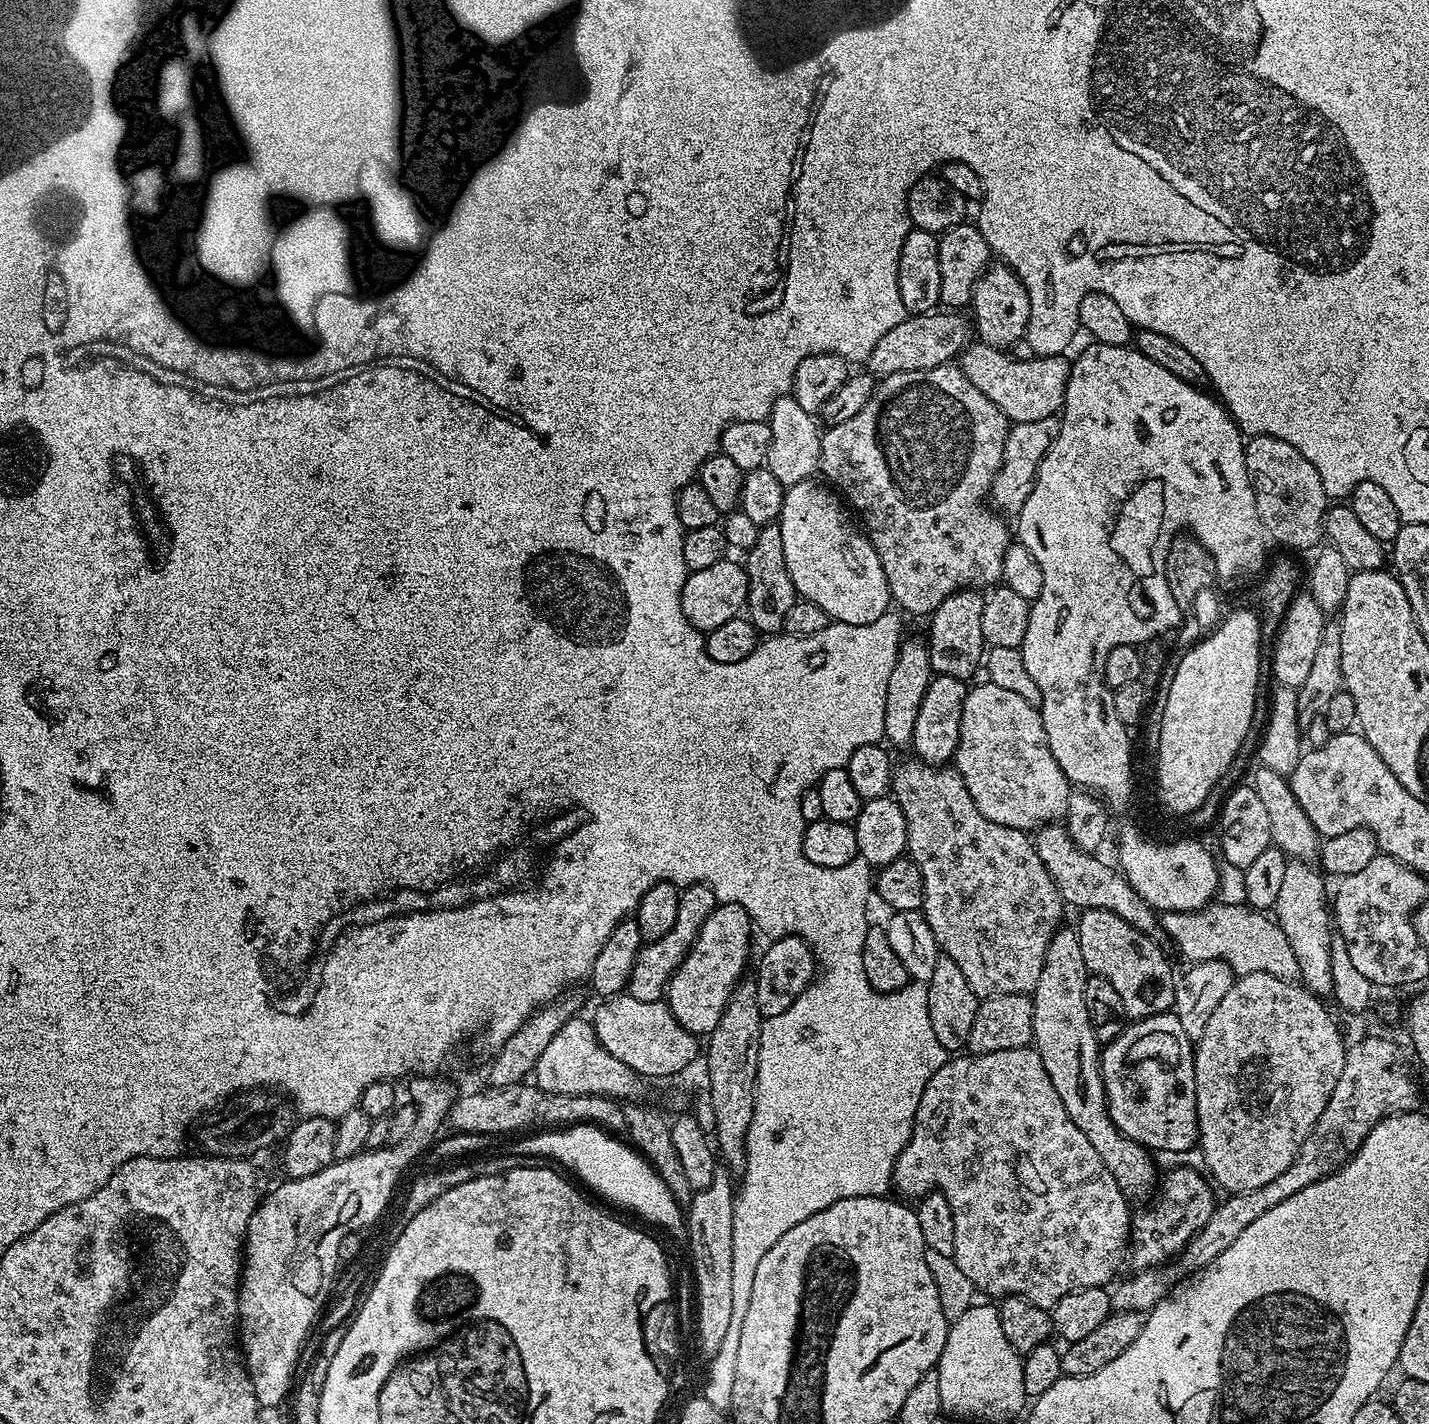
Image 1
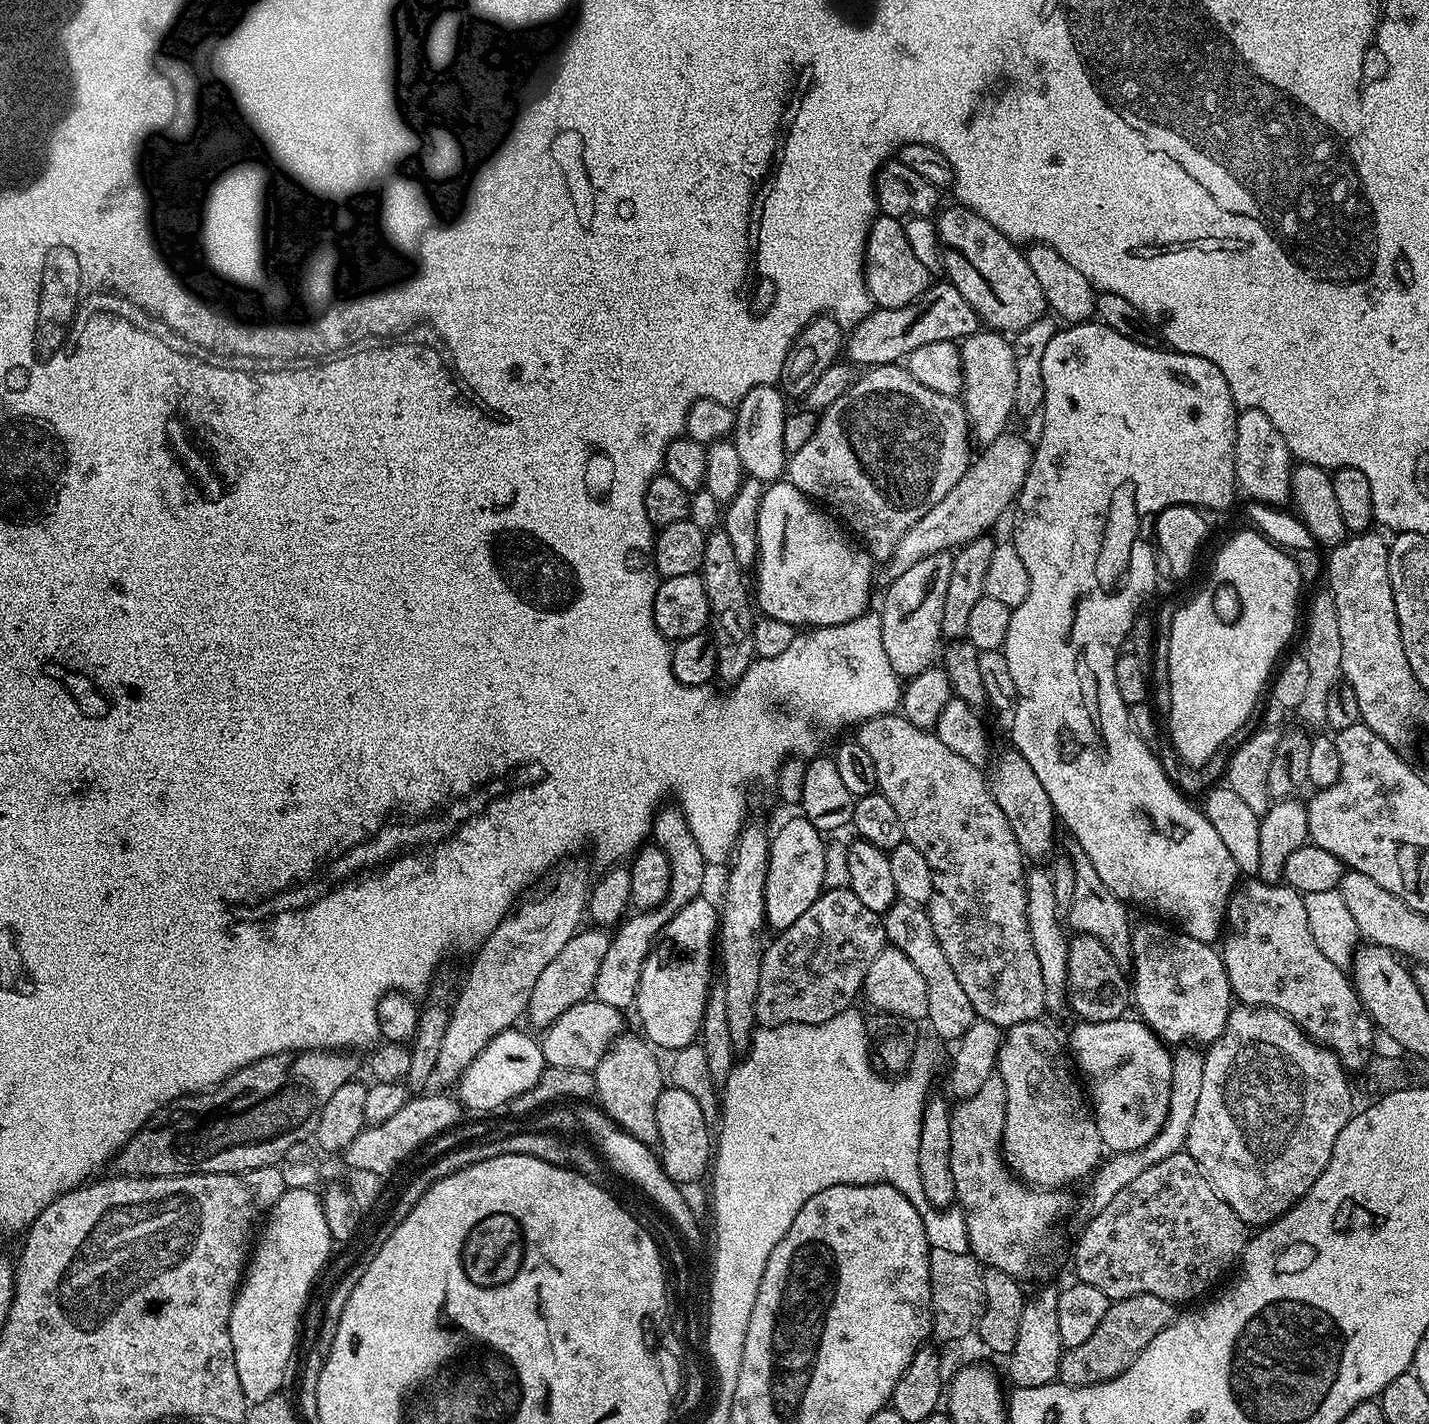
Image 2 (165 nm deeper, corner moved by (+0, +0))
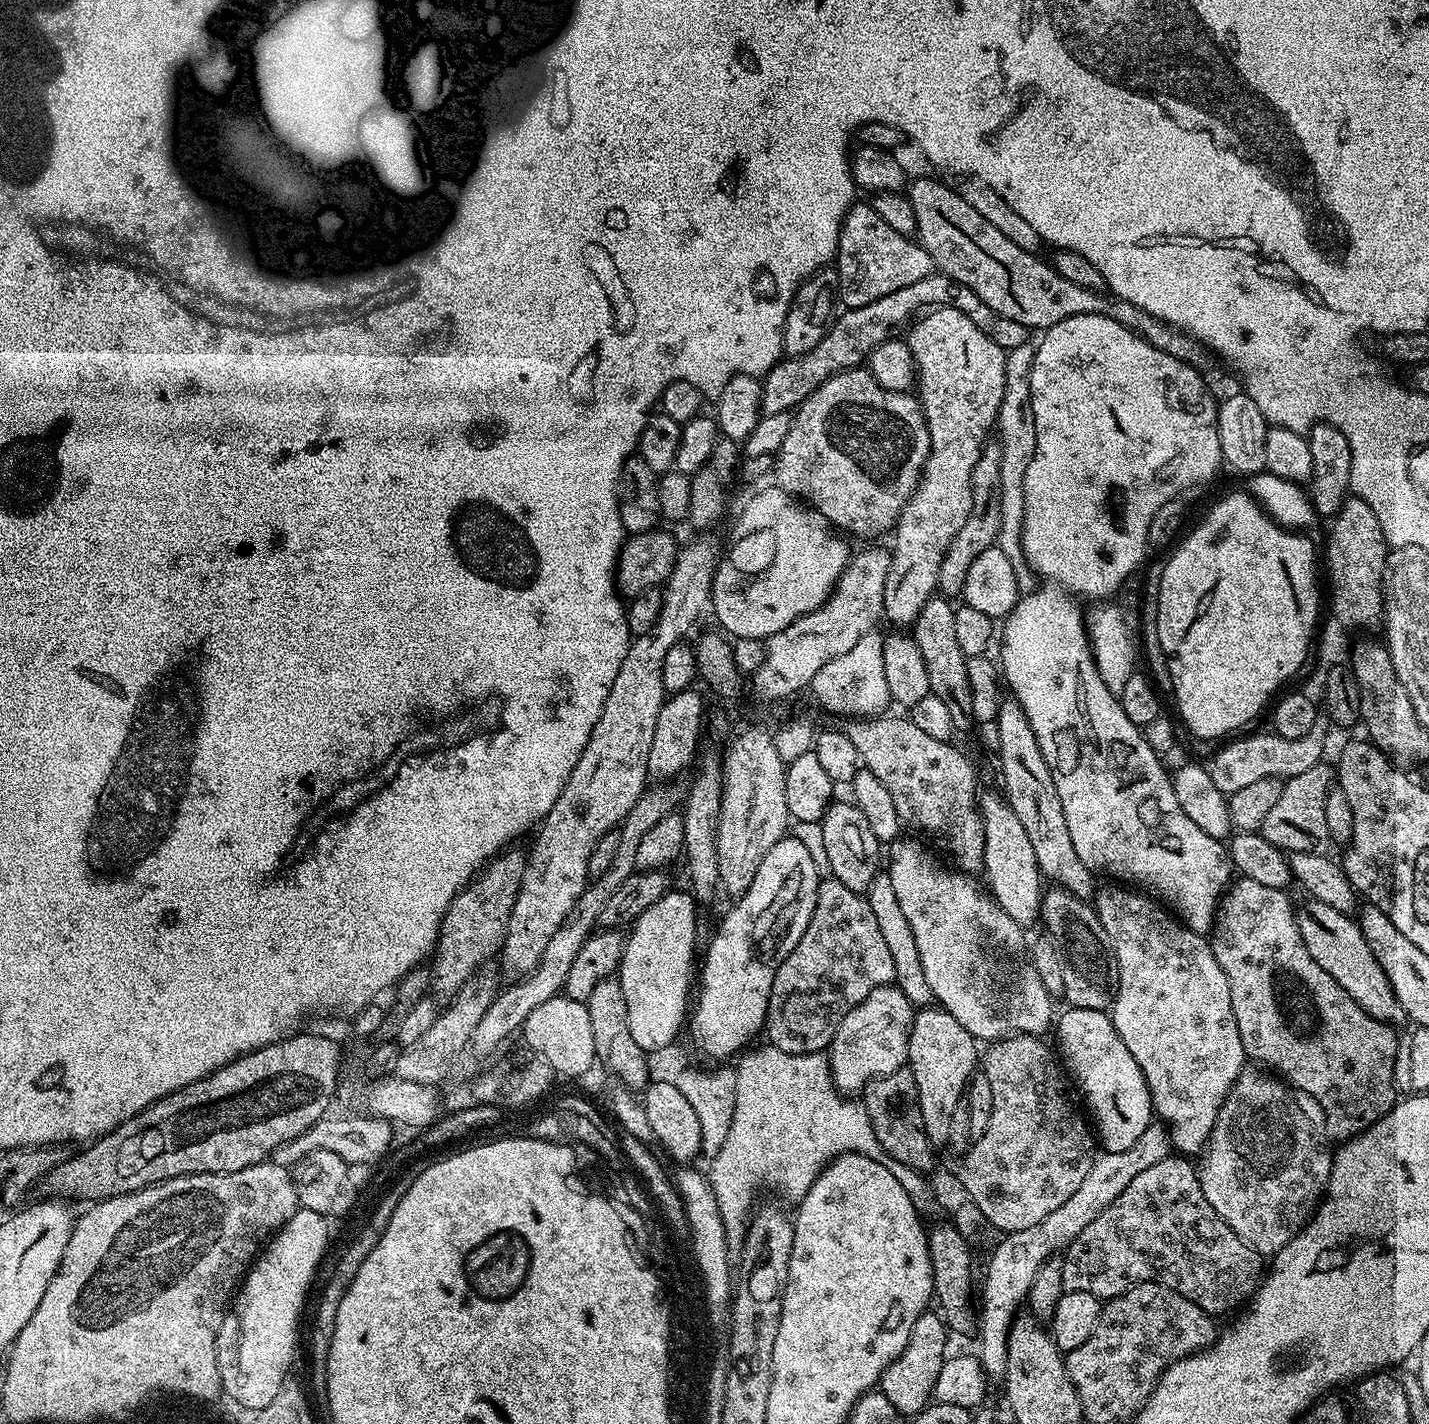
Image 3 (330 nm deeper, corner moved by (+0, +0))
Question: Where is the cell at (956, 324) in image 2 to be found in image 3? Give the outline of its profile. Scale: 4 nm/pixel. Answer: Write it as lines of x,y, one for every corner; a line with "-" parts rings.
933,271
931,276
921,278
911,286
902,286
902,290
894,290
894,294
886,294
886,298
878,298
878,302
866,302
866,306
849,308
841,311
832,321
831,328
810,350
801,356
790,356
780,359
770,371
765,372
760,385
760,410
765,416
789,412
800,407
800,404
822,382
826,382
831,376
837,376
839,372
845,372
851,368
859,368
867,361
868,356
875,348
882,346
882,342
897,339
923,313
937,306
947,306
966,314
990,342
994,342
1002,349
1010,349
1014,346
1022,346
1029,343
1030,330
1022,326
1014,318
1005,318
998,314
998,310
990,310
970,286
962,286
956,280
945,276
943,272

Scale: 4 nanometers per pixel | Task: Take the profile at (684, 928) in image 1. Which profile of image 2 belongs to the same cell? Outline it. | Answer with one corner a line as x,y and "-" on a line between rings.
676,806
667,807
661,807
652,817
650,836
655,847
662,849
666,858
670,858
670,890
661,904
633,911
611,933
610,950
606,950
602,957
602,966
598,966
598,978
594,978
594,999
621,1010
631,1009
635,1005
638,982
642,979
642,966
655,946
656,939
662,934
666,922
670,922
670,918
674,918
674,914
678,914
678,910
682,910
686,902
694,902
702,895
705,891
704,879
710,871
710,865
704,859
702,850
698,850
698,841
694,838
683,812

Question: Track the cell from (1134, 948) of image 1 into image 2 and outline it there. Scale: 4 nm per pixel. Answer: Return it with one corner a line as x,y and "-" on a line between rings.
1073,847
1070,852
1070,859
1073,864
1075,875
1074,898
1070,902
1070,910
1066,913
1066,924
1073,933
1090,938
1098,938
1110,954
1121,966
1128,966
1132,963
1132,930
1133,921
1128,921
1129,909
1125,901
1120,900
1098,878
1098,870
1094,870
1094,862
1086,858
1086,854
1080,848

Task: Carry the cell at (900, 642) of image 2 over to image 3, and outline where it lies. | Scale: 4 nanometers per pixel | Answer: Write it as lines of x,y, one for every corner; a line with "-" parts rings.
937,306
925,311
907,329
908,348
916,363
916,384
920,408
924,411
926,426
930,430
930,454
916,488
912,501
904,507
900,522
894,529
896,545
891,545
892,561
890,574
886,578
886,598
884,616
892,626
911,626
922,614
922,608
930,597
937,595
938,572
942,570
942,560
950,550
950,544
966,526
972,509
972,475
985,444
989,443
988,431
996,428
998,410
1002,406
1002,394
1006,382
1005,349
990,342
966,314
947,306

